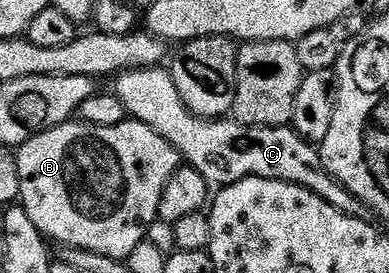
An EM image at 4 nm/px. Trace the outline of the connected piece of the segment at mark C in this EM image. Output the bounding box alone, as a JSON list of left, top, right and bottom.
[112,66,371,219]

